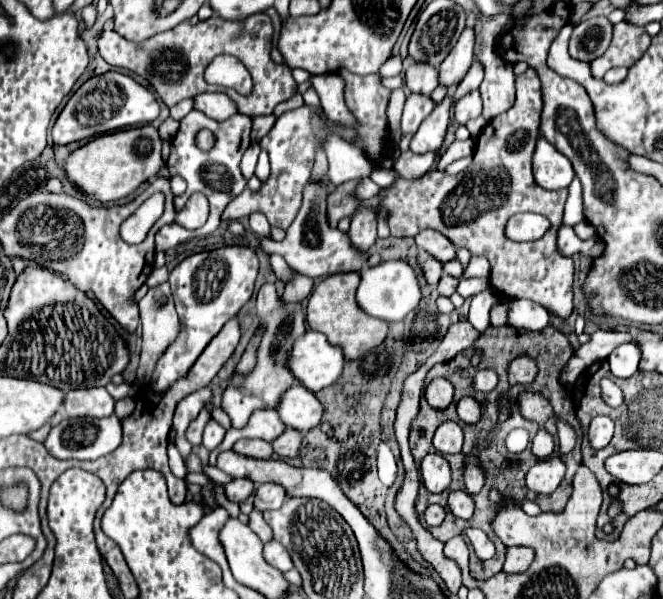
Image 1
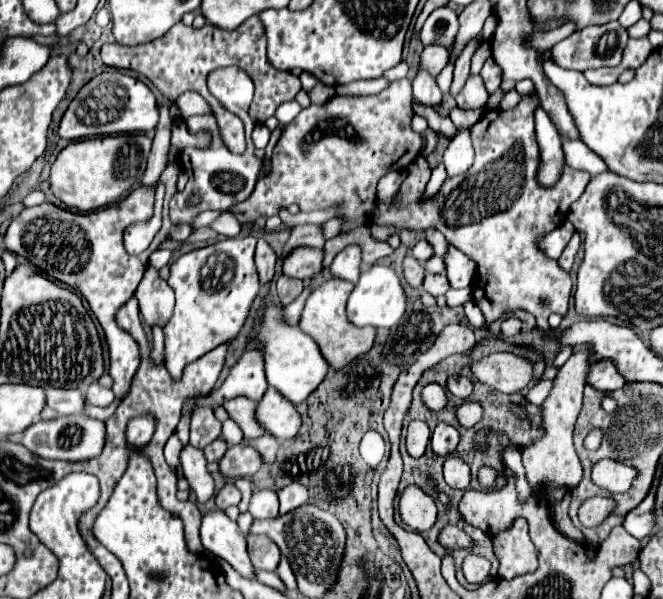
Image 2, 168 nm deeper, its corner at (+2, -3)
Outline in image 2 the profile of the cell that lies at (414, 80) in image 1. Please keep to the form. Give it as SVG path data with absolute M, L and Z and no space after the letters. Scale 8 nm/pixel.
M426 46L420 54L420 70L426 70L434 78L442 72L442 68L448 64L450 50L444 50L444 46Z

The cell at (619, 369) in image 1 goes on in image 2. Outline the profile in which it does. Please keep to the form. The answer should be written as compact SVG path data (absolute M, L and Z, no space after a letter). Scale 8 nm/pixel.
M606 358L592 366L592 370L588 374L588 384L592 384L596 390L606 394L606 392L614 392L614 390L622 388L626 384L626 380L618 372L616 364L610 358Z

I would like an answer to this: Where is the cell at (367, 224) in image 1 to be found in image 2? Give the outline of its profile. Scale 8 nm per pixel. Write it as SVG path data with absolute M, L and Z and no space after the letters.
M350 244L334 258L330 270L336 278L356 284L360 276L360 260L362 260L362 248L358 244Z

